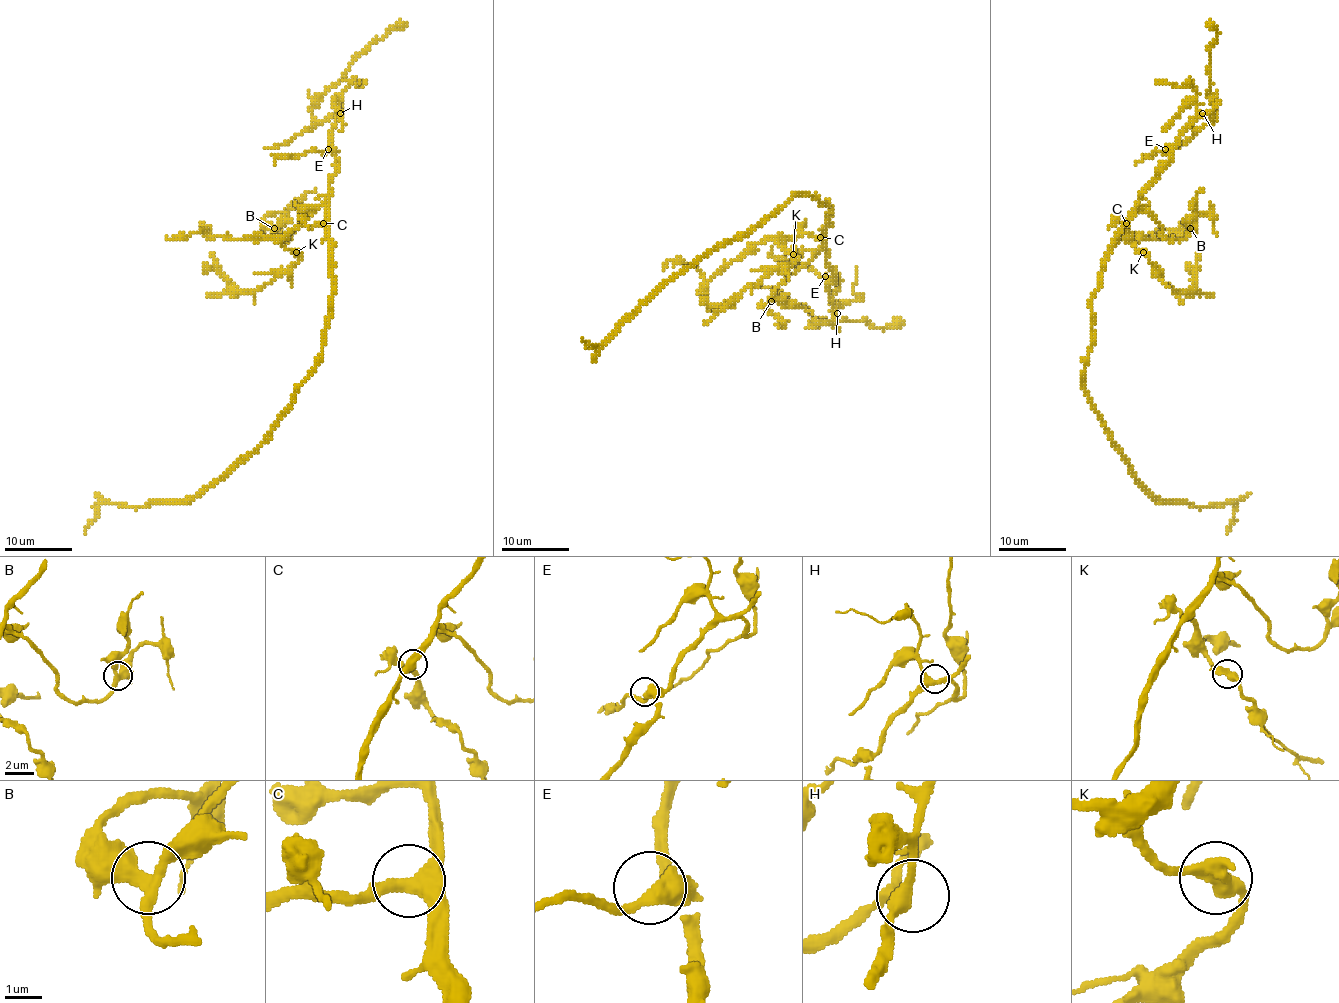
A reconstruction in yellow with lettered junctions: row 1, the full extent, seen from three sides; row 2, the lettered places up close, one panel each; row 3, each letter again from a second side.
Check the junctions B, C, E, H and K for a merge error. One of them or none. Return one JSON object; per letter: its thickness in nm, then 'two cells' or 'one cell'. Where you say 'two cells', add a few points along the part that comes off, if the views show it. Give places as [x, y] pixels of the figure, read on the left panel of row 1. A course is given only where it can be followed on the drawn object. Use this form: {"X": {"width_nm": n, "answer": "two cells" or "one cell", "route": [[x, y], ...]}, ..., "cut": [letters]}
{"B": {"width_nm": 360, "answer": "one cell"}, "C": {"width_nm": 380, "answer": "one cell"}, "E": {"width_nm": 340, "answer": "one cell"}, "H": {"width_nm": 320, "answer": "one cell"}, "K": {"width_nm": 400, "answer": "one cell"}, "cut": []}

